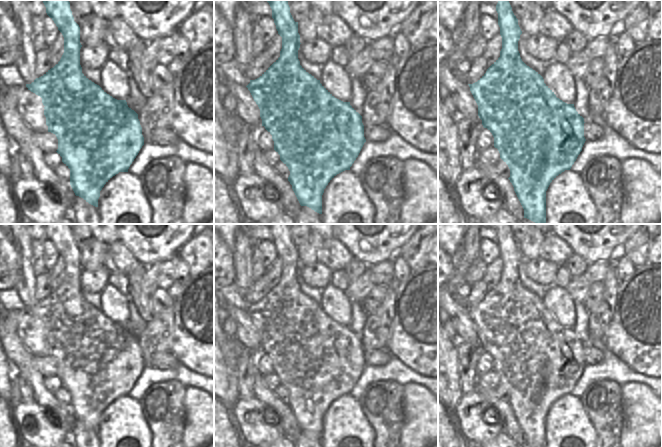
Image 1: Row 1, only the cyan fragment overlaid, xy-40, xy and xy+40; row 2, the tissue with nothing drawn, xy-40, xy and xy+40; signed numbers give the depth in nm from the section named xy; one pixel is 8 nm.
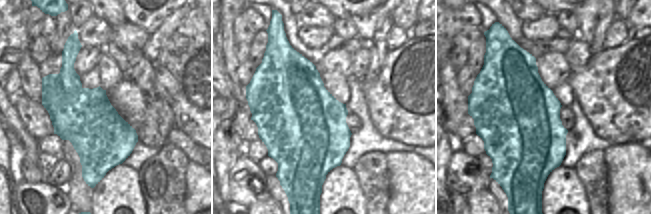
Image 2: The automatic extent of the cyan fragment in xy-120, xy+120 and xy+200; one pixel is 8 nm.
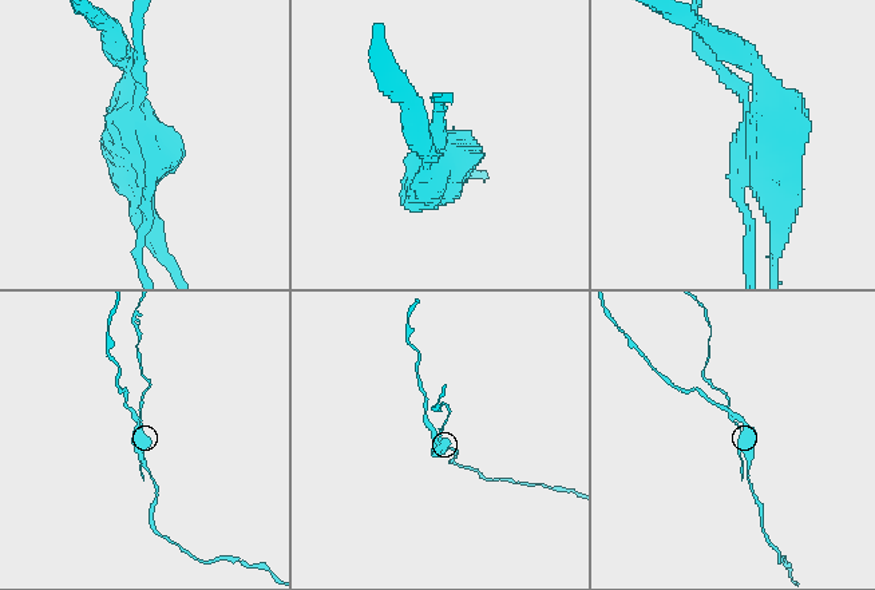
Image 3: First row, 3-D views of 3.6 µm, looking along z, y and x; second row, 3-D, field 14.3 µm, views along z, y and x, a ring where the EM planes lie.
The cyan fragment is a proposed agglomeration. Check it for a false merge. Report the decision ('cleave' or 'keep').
cleave

